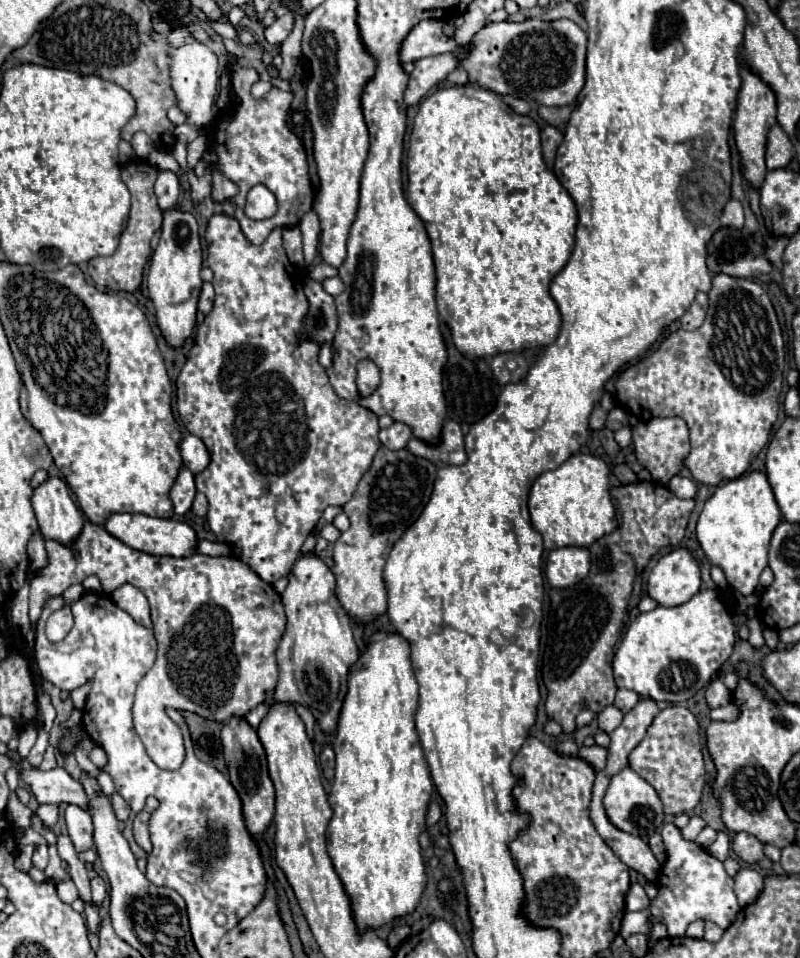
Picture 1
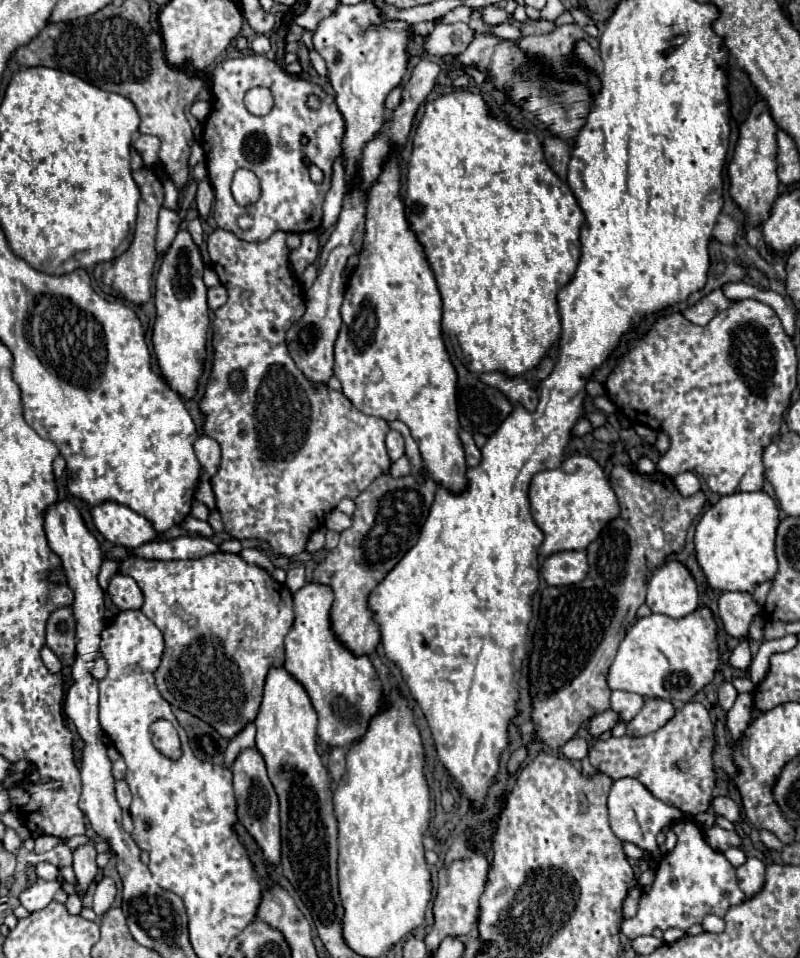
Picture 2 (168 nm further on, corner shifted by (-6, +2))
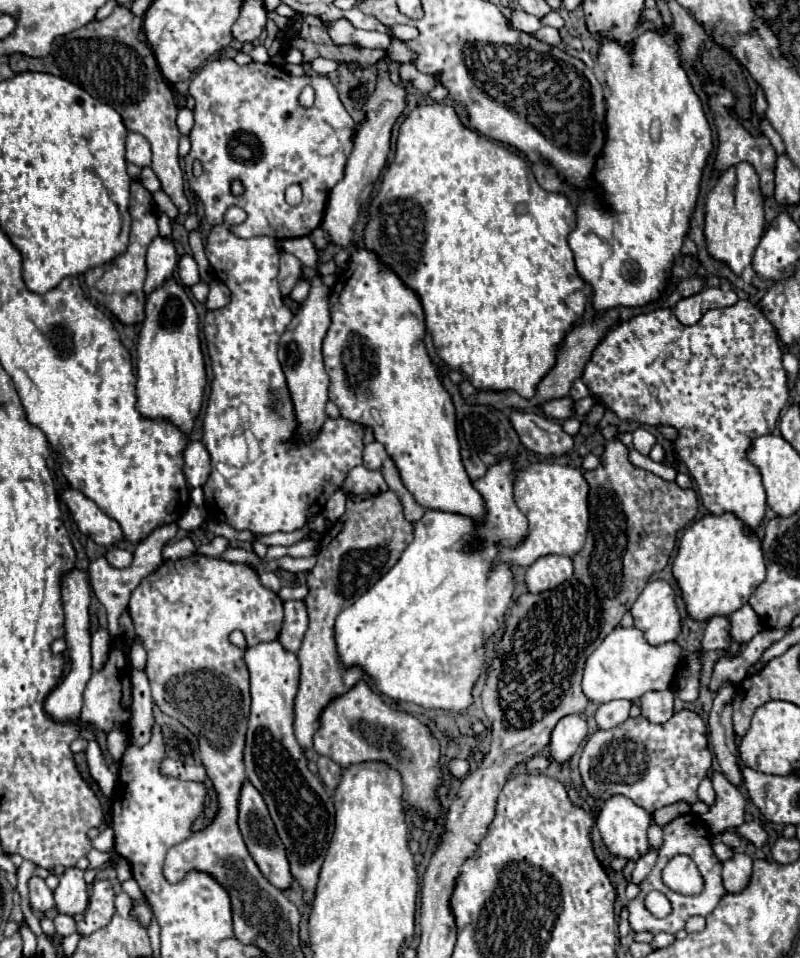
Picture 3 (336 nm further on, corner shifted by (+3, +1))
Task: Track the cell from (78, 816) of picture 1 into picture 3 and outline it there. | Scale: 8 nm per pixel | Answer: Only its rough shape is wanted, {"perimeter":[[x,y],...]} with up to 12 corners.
{"perimeter":[[67,868],[55,894],[57,912],[85,912],[83,870]]}

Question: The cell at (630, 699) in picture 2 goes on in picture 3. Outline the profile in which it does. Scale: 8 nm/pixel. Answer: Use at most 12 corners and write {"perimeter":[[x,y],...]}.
{"perimeter":[[629,700],[601,704],[595,714],[607,730],[629,718]]}

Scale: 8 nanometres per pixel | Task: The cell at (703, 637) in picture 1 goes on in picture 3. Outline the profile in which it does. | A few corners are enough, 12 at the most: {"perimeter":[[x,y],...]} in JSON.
{"perimeter":[[617,626],[587,658],[597,706],[671,688],[681,648]]}

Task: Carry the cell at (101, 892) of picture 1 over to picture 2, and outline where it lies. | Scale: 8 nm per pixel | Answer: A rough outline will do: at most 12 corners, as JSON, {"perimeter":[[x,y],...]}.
{"perimeter":[[104,877],[94,891],[92,909],[98,917],[116,897],[114,879]]}

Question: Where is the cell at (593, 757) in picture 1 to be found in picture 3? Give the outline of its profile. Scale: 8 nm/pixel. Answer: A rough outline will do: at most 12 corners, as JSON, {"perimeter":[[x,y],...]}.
{"perimeter":[[681,710],[597,730],[579,774],[647,812],[697,800],[707,726]]}

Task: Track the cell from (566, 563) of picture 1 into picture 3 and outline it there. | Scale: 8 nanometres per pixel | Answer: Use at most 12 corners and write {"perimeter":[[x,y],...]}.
{"perimeter":[[541,556],[525,574],[529,592],[545,592],[573,574],[567,556]]}

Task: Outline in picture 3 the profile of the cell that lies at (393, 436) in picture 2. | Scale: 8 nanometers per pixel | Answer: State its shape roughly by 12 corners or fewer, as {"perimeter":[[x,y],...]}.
{"perimeter":[[371,442],[363,452],[363,466],[379,470],[385,458],[385,448]]}

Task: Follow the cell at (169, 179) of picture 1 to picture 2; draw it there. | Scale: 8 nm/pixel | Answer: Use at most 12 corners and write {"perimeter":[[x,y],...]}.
{"perimeter":[[160,207],[156,249],[164,253],[180,223],[178,211]]}

